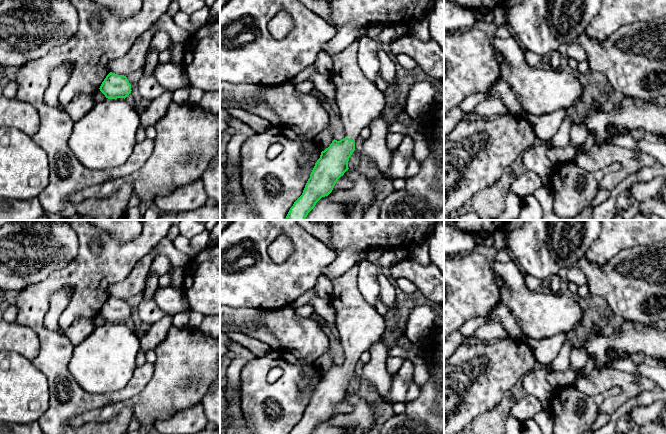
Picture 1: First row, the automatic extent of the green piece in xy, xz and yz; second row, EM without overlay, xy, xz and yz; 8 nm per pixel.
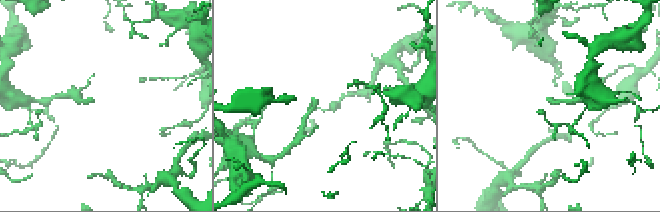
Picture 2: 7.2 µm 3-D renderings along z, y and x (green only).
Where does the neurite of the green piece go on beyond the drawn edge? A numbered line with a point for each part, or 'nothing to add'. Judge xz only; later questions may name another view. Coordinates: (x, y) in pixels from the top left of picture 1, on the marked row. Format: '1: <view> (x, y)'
1: xz (359, 100)

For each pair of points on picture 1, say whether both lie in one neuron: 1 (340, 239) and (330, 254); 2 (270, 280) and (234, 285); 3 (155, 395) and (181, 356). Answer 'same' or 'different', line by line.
1: different
2: same
3: same

